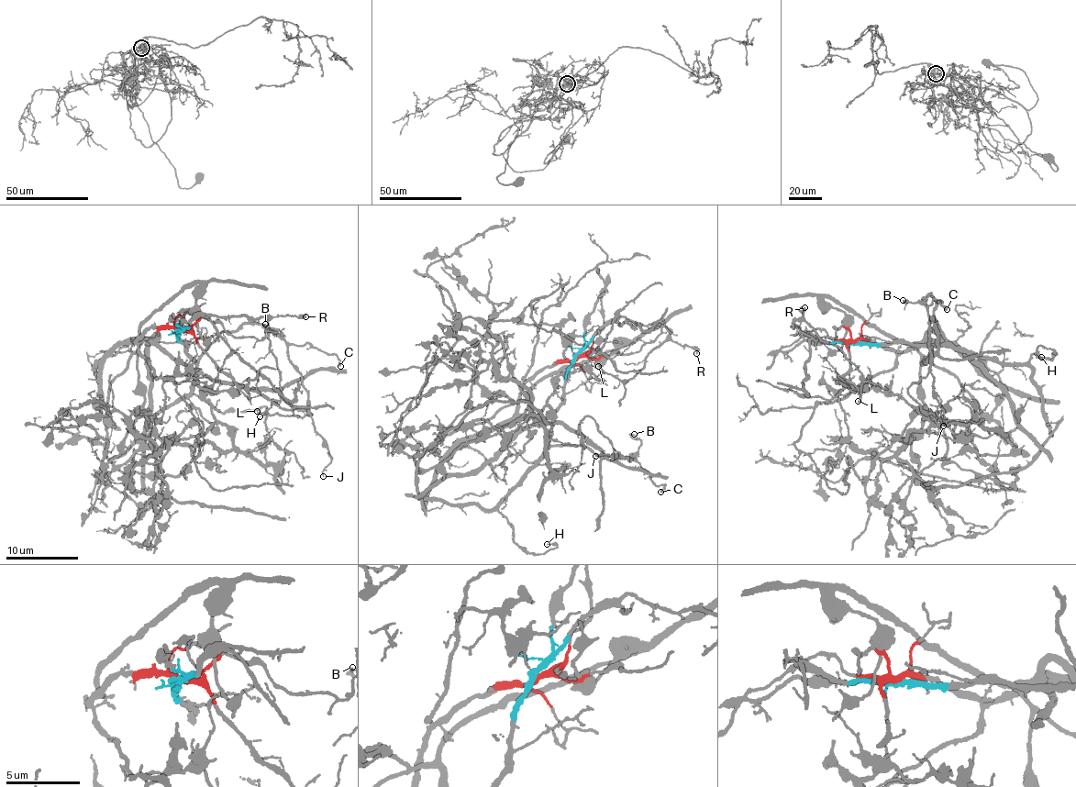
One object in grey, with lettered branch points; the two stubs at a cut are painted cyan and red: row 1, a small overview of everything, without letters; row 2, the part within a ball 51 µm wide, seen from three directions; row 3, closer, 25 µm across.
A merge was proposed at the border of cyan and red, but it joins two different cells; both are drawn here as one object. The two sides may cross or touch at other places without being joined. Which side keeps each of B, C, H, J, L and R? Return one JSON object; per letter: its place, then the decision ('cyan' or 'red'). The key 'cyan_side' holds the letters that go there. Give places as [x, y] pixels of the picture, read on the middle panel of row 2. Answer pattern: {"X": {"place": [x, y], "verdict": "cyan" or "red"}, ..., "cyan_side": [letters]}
{"B": {"place": [634, 434], "verdict": "cyan"}, "C": {"place": [660, 492], "verdict": "cyan"}, "H": {"place": [547, 544], "verdict": "cyan"}, "J": {"place": [595, 456], "verdict": "cyan"}, "L": {"place": [598, 366], "verdict": "cyan"}, "R": {"place": [696, 353], "verdict": "cyan"}, "cyan_side": ["B", "C", "H", "J", "L", "R"]}

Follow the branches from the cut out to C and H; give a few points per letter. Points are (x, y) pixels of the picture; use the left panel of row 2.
C: (179, 329), (189, 344), (186, 353), (196, 360), (224, 331), (257, 322), (291, 344), (333, 353), (339, 366)
H: (179, 329), (201, 370), (183, 398), (197, 395), (227, 412), (265, 408), (259, 415)

